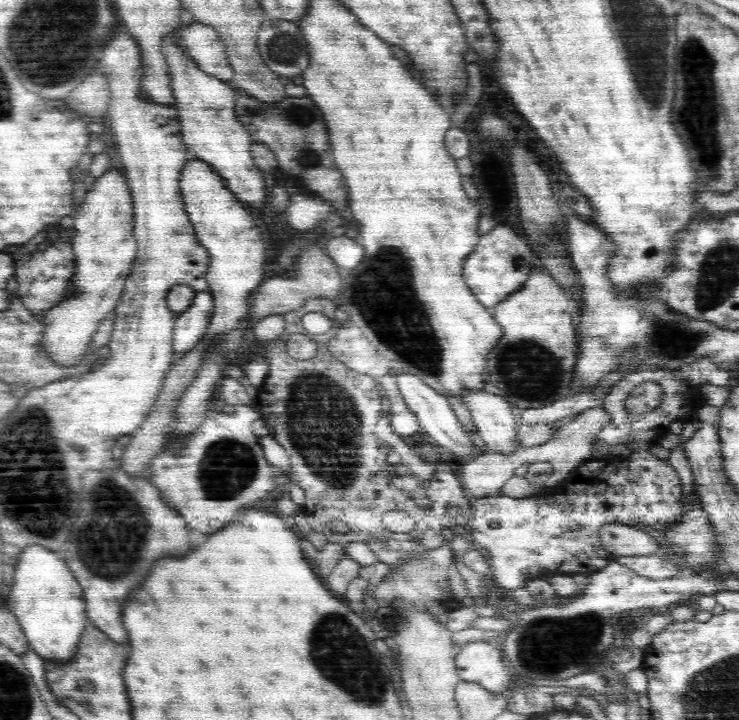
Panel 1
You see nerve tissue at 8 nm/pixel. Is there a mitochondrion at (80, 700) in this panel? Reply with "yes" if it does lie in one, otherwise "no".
yes

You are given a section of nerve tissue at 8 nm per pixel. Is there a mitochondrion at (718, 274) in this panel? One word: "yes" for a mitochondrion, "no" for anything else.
yes

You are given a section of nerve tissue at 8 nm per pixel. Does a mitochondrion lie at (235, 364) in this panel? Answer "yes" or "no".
no

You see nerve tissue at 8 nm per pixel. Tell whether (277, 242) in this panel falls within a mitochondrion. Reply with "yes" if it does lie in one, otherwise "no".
no

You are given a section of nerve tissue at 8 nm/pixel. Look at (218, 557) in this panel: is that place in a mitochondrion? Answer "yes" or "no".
no

